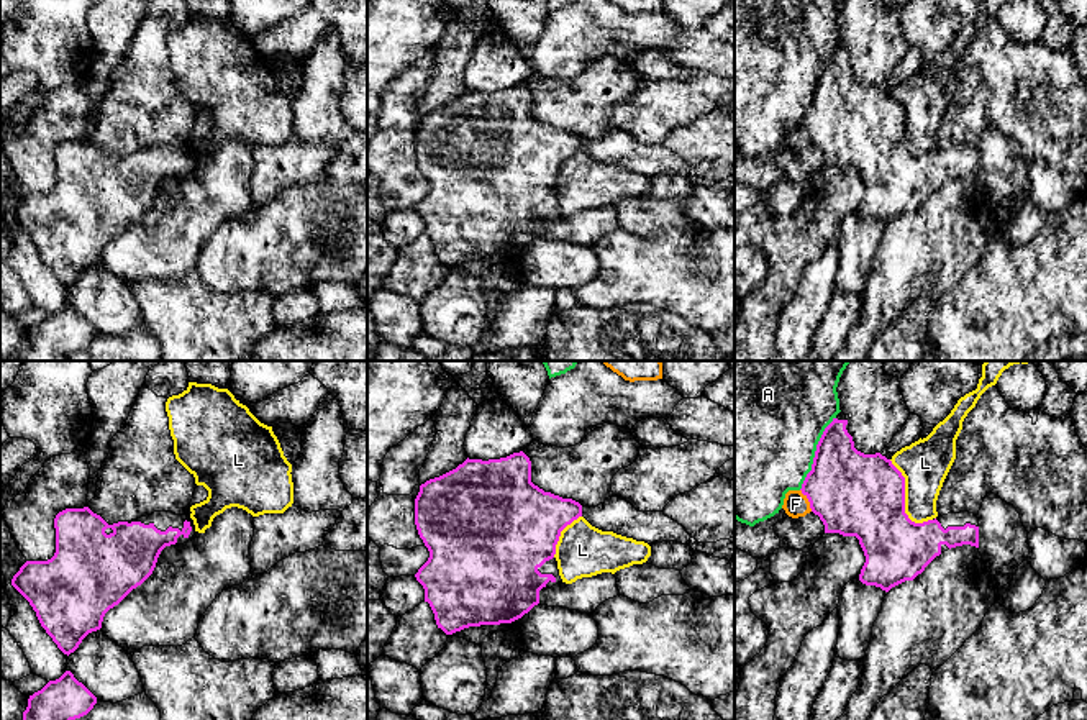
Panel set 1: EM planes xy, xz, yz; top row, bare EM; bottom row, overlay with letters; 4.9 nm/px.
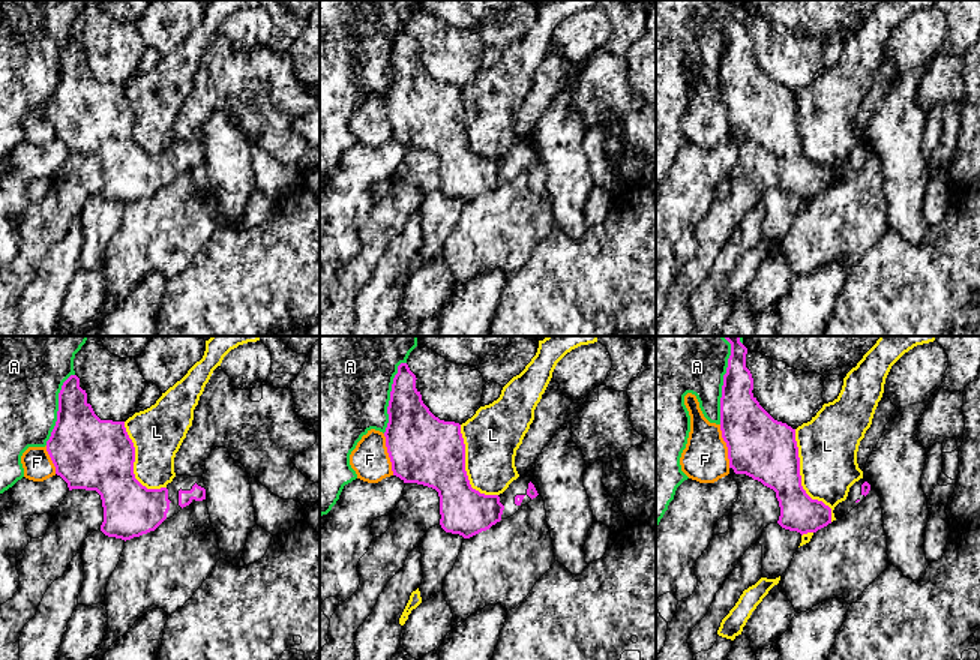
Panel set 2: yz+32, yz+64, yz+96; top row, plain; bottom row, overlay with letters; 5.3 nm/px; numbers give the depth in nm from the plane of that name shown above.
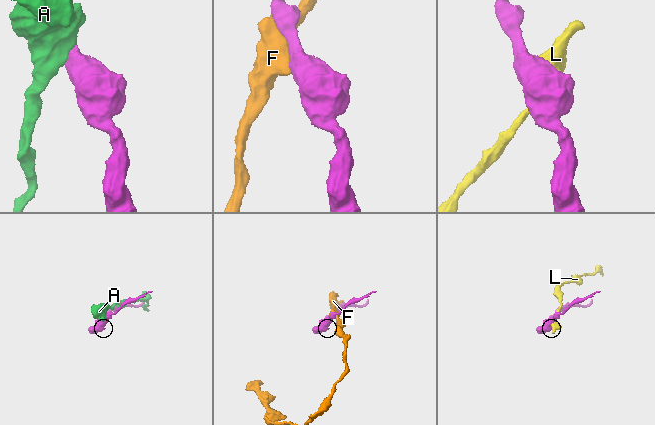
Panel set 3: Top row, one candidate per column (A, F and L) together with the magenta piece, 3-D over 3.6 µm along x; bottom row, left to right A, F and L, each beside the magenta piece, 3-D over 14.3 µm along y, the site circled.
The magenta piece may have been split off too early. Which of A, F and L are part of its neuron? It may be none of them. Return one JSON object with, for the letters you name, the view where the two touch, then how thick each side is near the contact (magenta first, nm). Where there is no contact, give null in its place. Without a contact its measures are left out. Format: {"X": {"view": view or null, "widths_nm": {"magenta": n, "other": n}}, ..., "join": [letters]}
{"join": []}

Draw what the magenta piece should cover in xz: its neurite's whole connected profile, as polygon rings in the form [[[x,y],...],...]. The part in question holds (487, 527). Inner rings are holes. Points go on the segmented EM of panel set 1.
[[[523,451],[489,461],[467,458],[456,469],[421,484],[415,499],[415,525],[420,538],[430,551],[430,558],[418,569],[415,577],[425,589],[425,602],[430,604],[438,628],[441,628],[446,635],[453,635],[469,627],[512,623],[528,613],[534,605],[539,604],[541,590],[551,589],[553,586],[562,582],[557,561],[554,558],[556,545],[559,541],[561,531],[579,517],[582,517],[582,505],[579,502],[544,492],[531,482],[531,461]]]

